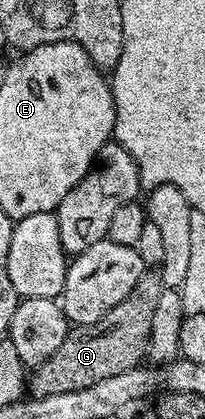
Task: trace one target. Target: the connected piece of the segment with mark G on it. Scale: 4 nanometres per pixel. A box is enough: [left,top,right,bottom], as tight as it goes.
[30,272,162,398]

